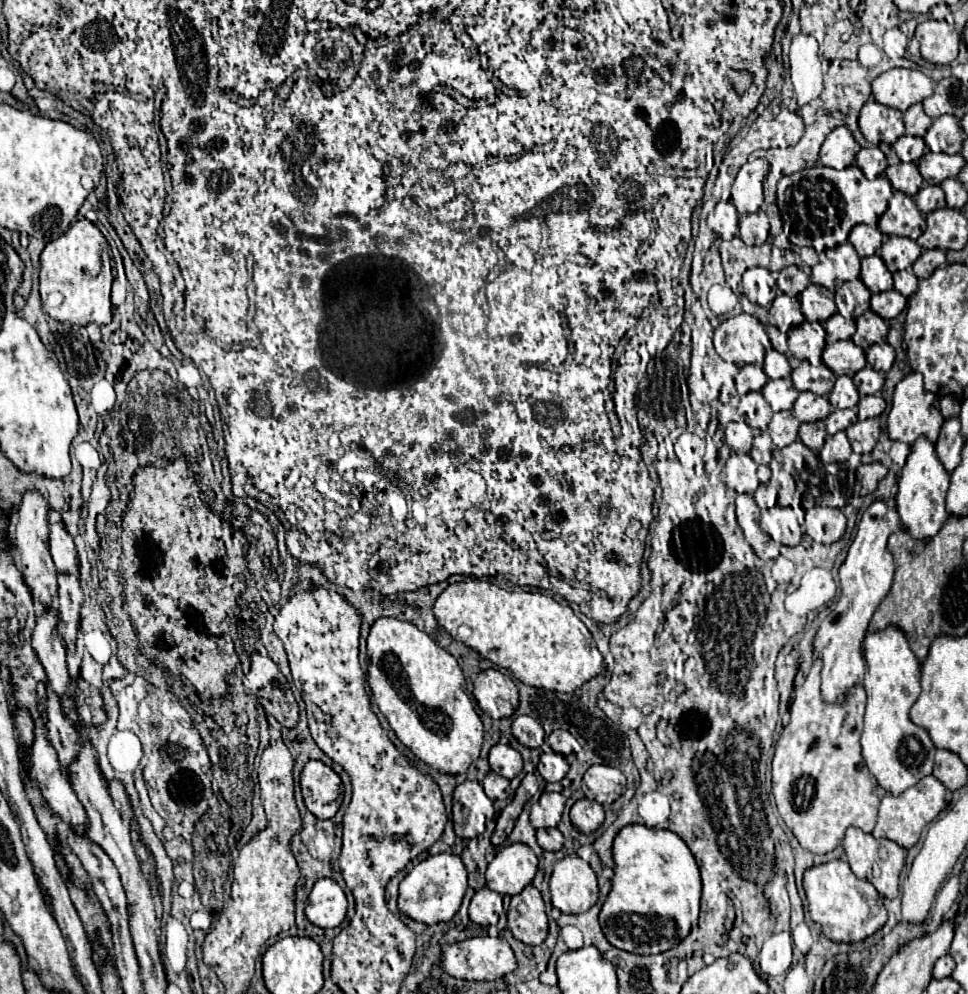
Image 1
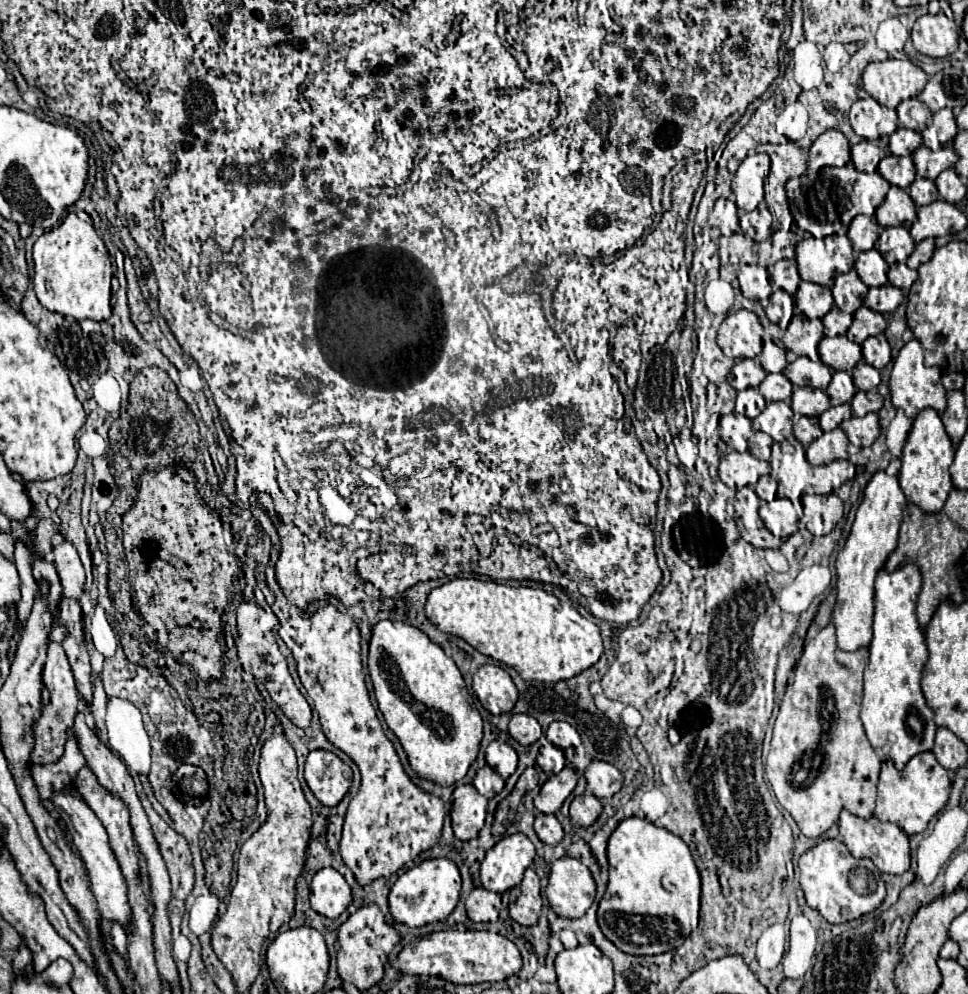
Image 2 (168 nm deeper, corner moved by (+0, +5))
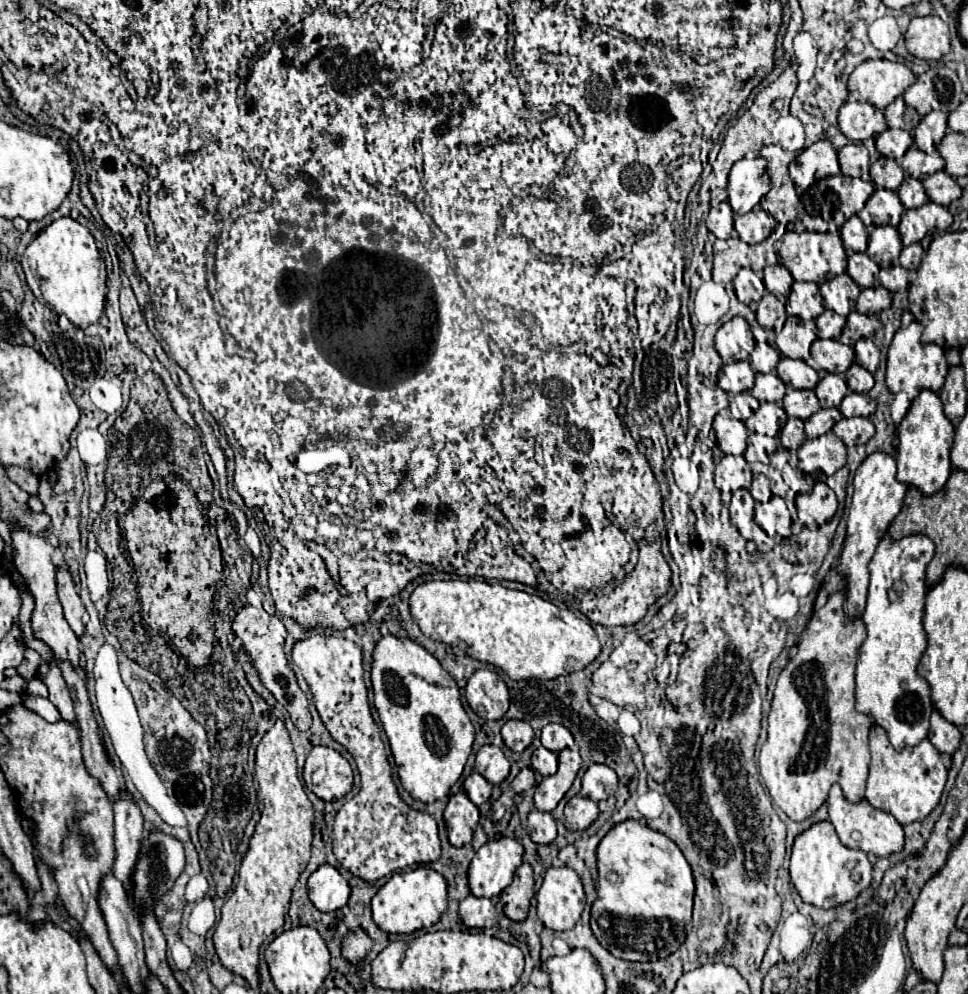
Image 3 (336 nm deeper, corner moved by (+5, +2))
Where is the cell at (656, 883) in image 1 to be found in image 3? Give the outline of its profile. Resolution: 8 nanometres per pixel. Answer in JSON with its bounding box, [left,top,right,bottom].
[591,821,695,961]

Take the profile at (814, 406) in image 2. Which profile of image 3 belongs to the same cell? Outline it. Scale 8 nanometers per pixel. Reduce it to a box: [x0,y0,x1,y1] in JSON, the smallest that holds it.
[783,387,821,419]

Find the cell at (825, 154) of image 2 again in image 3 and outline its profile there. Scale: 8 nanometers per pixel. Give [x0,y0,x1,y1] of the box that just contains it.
[789,139,841,191]

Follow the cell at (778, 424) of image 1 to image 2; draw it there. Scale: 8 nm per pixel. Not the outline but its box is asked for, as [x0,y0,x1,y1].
[752,402,794,442]

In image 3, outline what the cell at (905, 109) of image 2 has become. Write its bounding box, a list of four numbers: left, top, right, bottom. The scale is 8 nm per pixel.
[883,97,921,131]

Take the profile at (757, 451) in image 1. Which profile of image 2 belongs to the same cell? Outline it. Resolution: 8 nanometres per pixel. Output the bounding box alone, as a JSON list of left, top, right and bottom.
[748,432,772,460]

